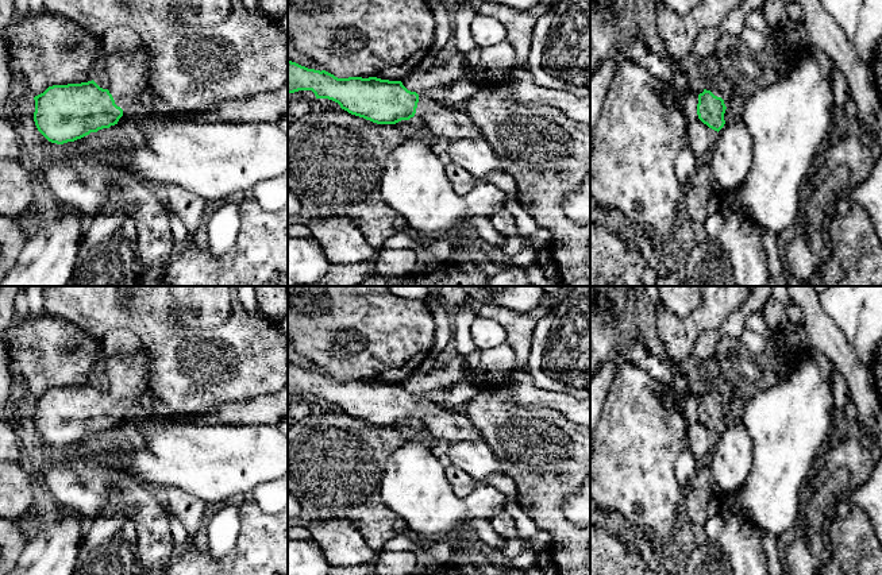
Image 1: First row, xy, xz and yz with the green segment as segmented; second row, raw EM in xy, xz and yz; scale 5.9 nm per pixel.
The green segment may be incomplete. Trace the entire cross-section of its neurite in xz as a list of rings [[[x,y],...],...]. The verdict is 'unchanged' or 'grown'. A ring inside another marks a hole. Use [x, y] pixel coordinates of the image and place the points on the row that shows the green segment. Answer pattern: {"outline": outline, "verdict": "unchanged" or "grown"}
{"outline": [[[288,59],[288,93],[312,90],[351,115],[377,124],[396,124],[419,117],[432,132],[447,140],[481,139],[482,132],[466,112],[446,107],[425,93],[408,90],[401,81],[377,77],[338,78]]], "verdict": "grown"}

